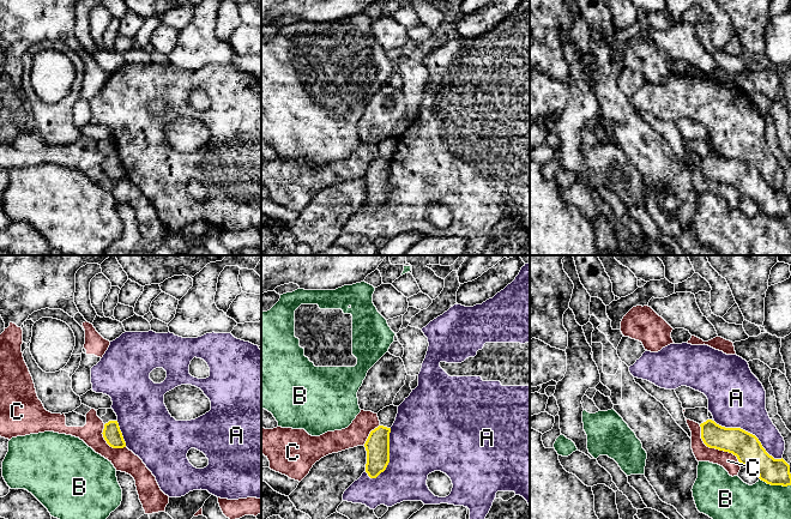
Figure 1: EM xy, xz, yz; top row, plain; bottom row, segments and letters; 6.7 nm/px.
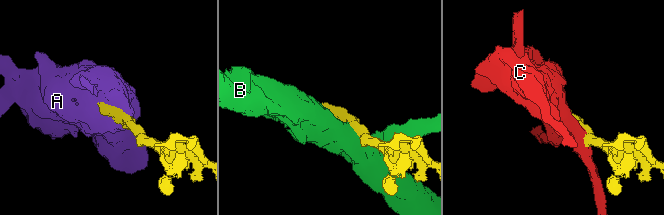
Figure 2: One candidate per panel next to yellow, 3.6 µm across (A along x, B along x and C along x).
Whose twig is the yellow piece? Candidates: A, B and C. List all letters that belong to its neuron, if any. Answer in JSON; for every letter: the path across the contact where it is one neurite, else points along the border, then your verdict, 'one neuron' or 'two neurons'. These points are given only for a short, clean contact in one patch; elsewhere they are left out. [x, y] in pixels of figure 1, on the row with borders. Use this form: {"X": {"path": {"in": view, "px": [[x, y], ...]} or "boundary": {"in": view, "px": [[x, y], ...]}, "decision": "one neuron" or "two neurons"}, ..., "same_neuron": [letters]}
{"A": {"decision": "two neurons"}, "B": {"decision": "two neurons"}, "C": {"decision": "two neurons"}, "same_neuron": []}

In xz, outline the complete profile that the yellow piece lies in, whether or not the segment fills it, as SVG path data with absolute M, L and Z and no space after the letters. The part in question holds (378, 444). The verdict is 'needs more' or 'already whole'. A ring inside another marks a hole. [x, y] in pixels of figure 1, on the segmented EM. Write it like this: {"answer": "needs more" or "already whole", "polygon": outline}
{"answer": "needs more", "polygon": "M390 405L378 412L380 426L370 432L364 447L367 451L366 472L376 478L390 463L390 433L398 414L398 406Z"}

